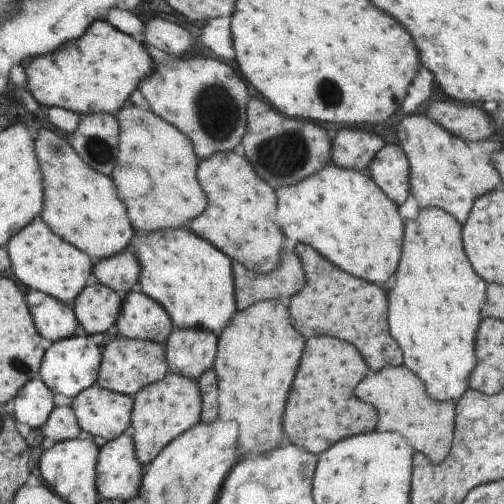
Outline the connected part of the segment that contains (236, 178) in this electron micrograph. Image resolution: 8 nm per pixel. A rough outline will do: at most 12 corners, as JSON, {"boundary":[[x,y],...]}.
{"boundary":[[234,151],[200,161],[187,228],[256,274],[287,241],[276,194]]}

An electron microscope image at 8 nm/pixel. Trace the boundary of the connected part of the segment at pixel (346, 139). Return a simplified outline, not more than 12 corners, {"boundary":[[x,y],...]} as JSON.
{"boundary":[[340,129],[331,164],[367,172],[384,146],[378,134]]}

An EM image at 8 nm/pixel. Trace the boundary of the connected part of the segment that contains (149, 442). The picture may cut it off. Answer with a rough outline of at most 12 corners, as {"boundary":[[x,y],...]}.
{"boundary":[[168,372],[133,397],[147,467],[201,420],[192,378]]}

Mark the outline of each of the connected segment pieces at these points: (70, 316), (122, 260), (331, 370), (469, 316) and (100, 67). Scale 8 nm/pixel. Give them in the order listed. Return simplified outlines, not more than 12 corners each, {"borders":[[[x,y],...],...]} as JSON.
{"borders":[[[40,291],[26,304],[42,338],[56,342],[74,334],[68,304]],[[122,251],[97,261],[98,284],[125,299],[140,281],[141,261]],[[305,342],[282,426],[318,456],[374,431],[355,346]],[[446,211],[405,221],[388,328],[430,398],[476,368],[488,284]],[[98,20],[30,58],[44,108],[114,114],[154,72],[141,40]]]}

